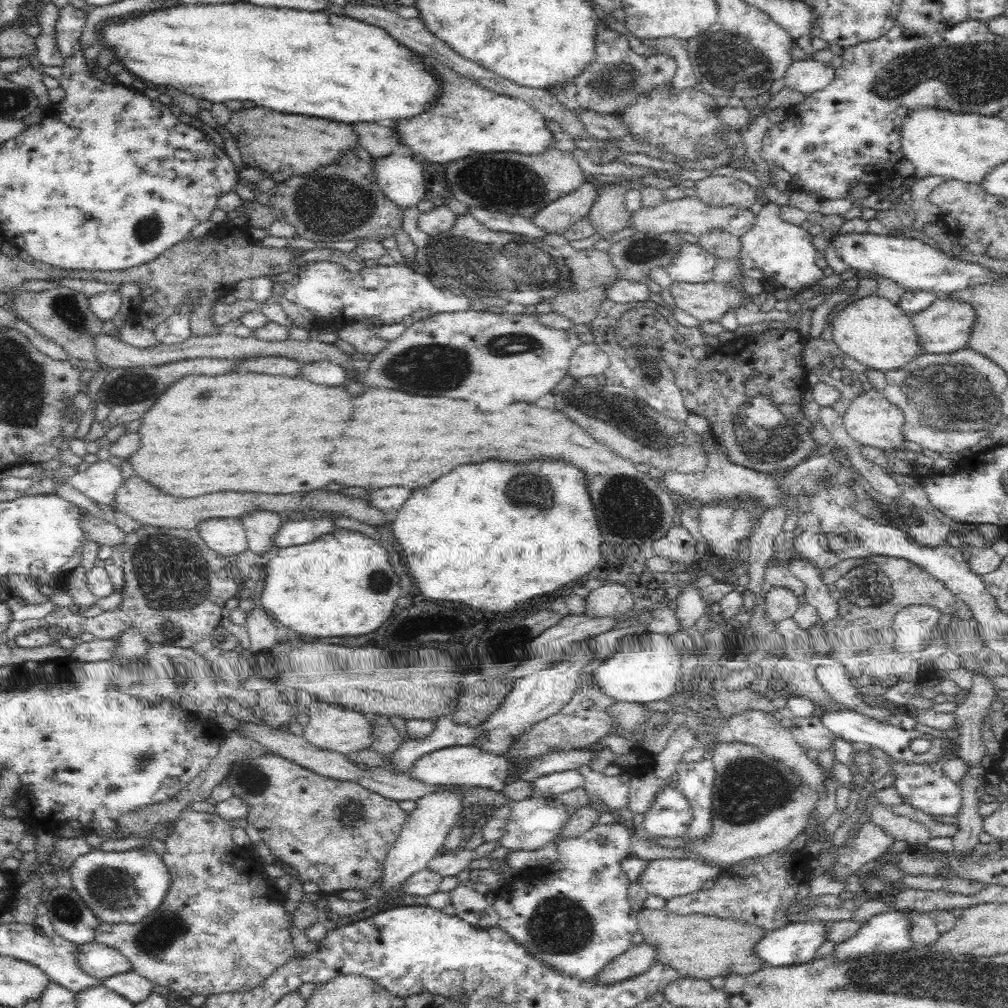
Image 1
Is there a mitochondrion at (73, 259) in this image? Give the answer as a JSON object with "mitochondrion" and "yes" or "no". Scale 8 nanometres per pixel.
{"mitochondrion":"no"}

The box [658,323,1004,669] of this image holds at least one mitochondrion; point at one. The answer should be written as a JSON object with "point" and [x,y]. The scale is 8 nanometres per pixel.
{"point":[952,398]}

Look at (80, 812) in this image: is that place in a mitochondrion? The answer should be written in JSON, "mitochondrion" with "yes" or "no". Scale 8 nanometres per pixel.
{"mitochondrion":"no"}

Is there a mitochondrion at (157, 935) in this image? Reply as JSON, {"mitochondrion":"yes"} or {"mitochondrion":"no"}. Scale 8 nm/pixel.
{"mitochondrion":"yes"}

